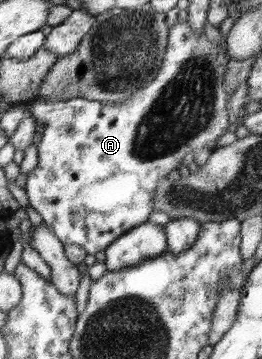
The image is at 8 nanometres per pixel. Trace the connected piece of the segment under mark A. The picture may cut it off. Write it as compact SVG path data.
M176 22L169 28L169 36L167 37L167 48L162 60L158 75L146 87L137 89L124 102L106 103L105 101L92 101L84 98L62 99L62 100L34 100L31 104L29 115L31 115L37 125L41 128L39 133L38 164L32 171L26 175L25 190L28 196L30 208L36 210L42 217L44 224L54 232L54 236L64 244L64 246L76 245L86 250L86 254L95 255L99 251L105 251L116 239L128 233L150 220L150 214L154 211L154 201L152 194L158 187L159 181L163 177L167 177L170 171L178 169L183 157L186 153L200 152L202 149L210 149L211 152L216 148L215 141L221 135L228 131L228 125L231 121L231 113L228 107L229 93L225 88L224 74L226 64L230 57L227 55L227 46L225 40L221 44L214 45L204 34L198 35L192 26L188 26L187 22Z

